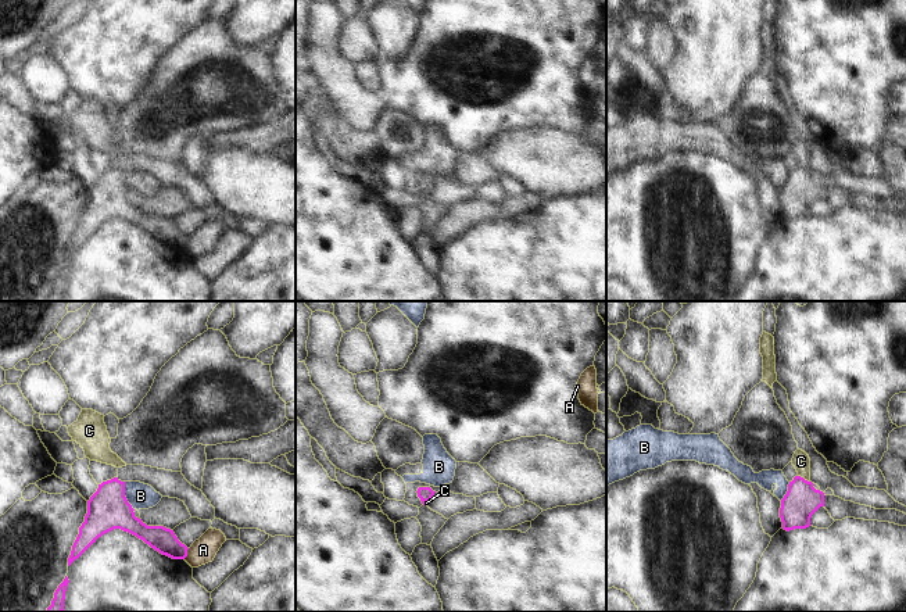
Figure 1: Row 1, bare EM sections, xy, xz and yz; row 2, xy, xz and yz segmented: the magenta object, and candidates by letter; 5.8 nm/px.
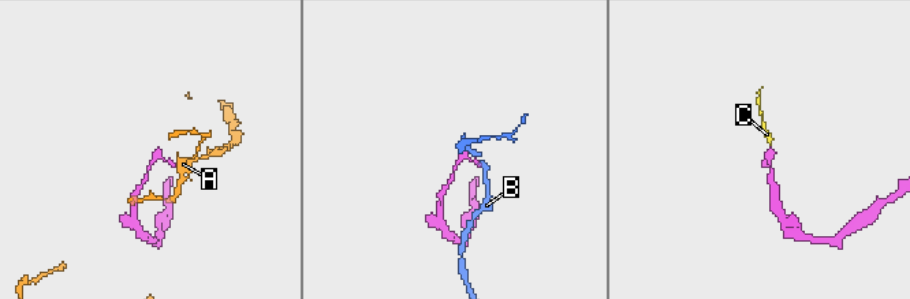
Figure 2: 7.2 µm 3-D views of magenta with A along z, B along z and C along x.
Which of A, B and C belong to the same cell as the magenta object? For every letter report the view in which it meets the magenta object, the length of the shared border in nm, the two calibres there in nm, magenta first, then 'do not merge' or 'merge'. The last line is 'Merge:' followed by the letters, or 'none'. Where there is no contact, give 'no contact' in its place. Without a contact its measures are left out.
A: meets magenta in xy; contact 70 nm long; 140 nm thick on the magenta side, 140 nm on the other; do not merge
B: meets magenta in xy; contact 180 nm long; 240 nm thick on the magenta side, 150 nm on the other; do not merge
C: meets magenta in yz; contact 80 nm long; 200 nm thick on the magenta side, 100 nm on the other; merge
Merge: C

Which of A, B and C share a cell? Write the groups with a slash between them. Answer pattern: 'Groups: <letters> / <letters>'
Groups: A / B / C

